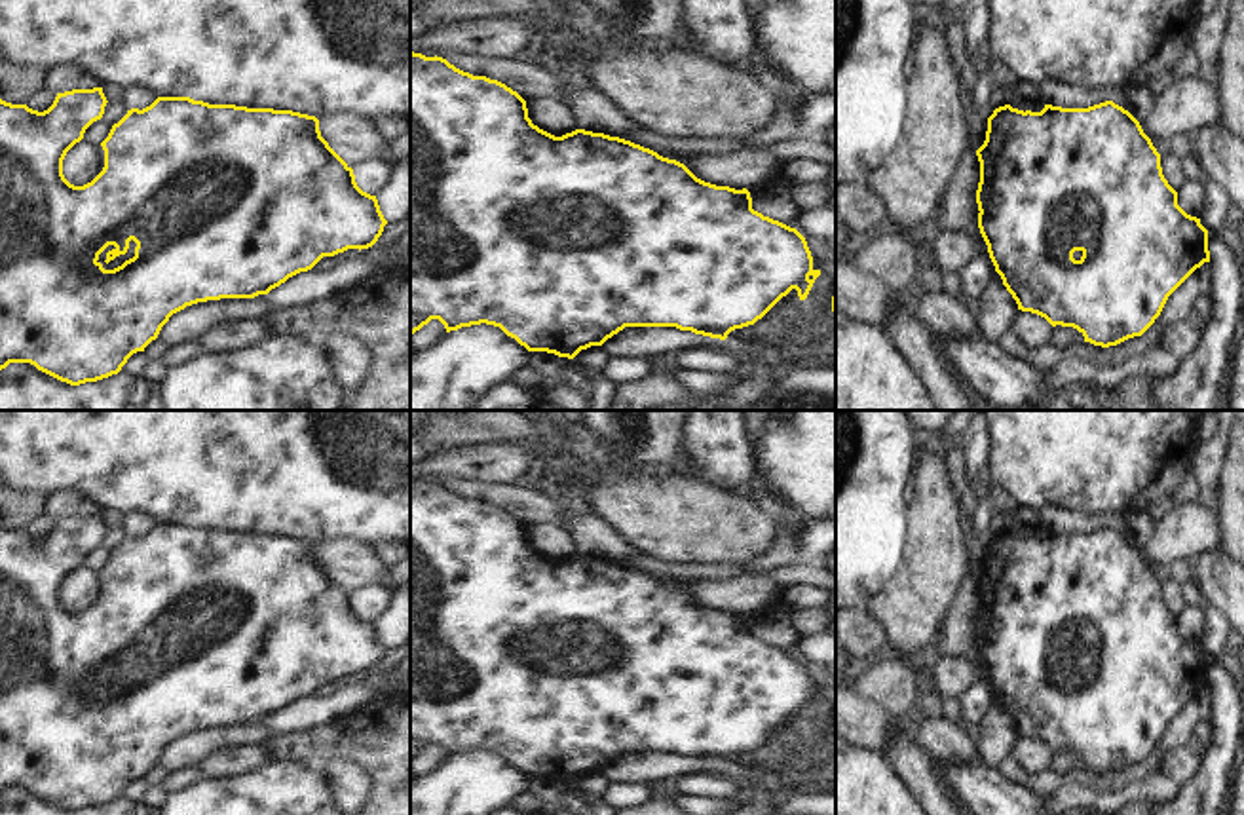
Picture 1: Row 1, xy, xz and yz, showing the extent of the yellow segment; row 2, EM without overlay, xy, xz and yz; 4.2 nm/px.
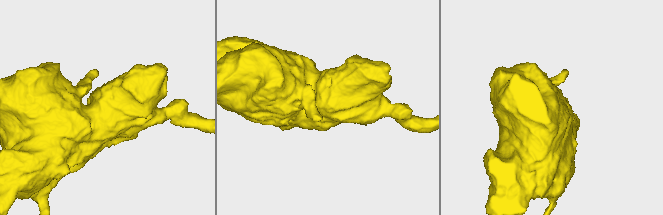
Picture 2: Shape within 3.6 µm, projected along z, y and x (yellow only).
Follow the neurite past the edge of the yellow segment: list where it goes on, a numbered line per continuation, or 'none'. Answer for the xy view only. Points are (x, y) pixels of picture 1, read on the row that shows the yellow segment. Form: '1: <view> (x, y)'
1: xy (118, 261)

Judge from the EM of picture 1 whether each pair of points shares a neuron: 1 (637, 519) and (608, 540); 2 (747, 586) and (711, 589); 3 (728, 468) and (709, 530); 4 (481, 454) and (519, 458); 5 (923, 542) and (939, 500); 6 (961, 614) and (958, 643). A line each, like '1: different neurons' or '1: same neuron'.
1: different neurons
2: same neuron
3: different neurons
4: same neuron
5: same neuron
6: same neuron

